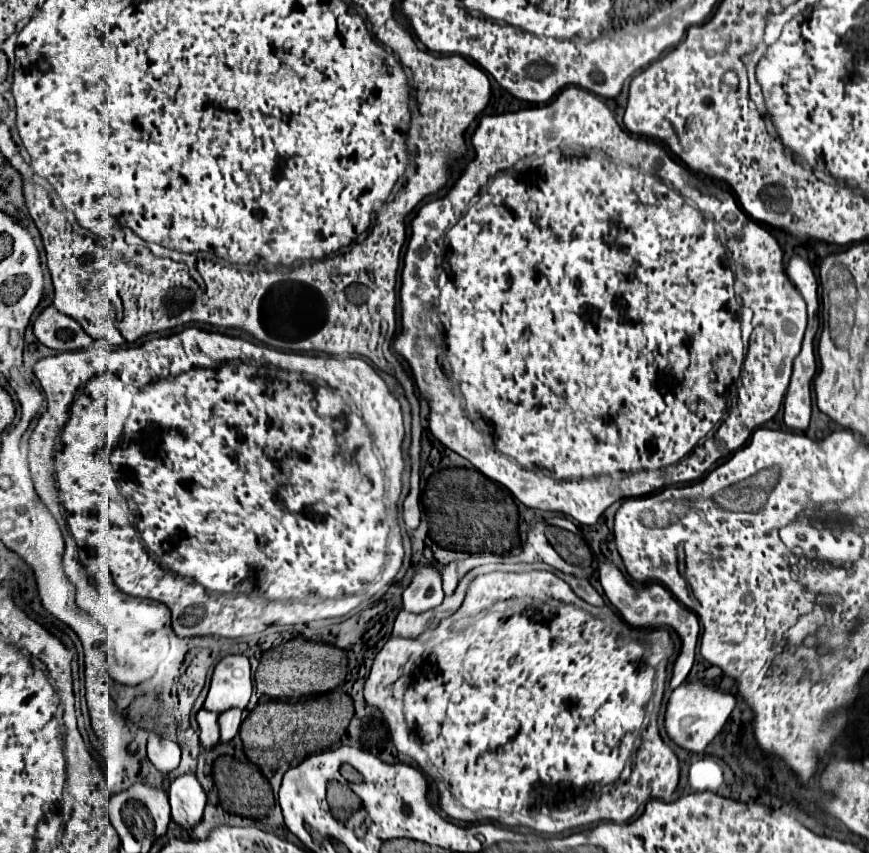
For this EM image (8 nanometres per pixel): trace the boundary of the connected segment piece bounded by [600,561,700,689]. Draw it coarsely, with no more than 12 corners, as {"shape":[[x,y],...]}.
{"shape":[[600,563],[610,603],[632,627],[674,629],[682,641],[670,689],[690,673],[700,623],[660,583],[628,581]]}

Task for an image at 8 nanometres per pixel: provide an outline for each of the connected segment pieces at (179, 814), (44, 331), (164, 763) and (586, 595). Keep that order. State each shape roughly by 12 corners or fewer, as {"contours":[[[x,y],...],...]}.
{"contours":[[[186,773],[168,789],[172,821],[194,829],[202,821],[206,793]],[[46,307],[34,337],[56,351],[88,349],[94,339],[70,317]],[[162,737],[148,739],[148,759],[162,773],[180,763],[180,747]],[[556,571],[580,599],[604,607],[604,599],[588,581]]]}

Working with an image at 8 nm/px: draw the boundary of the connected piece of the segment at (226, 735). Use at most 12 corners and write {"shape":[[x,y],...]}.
{"shape":[[242,711],[220,715],[220,741],[230,743],[238,735]]}

